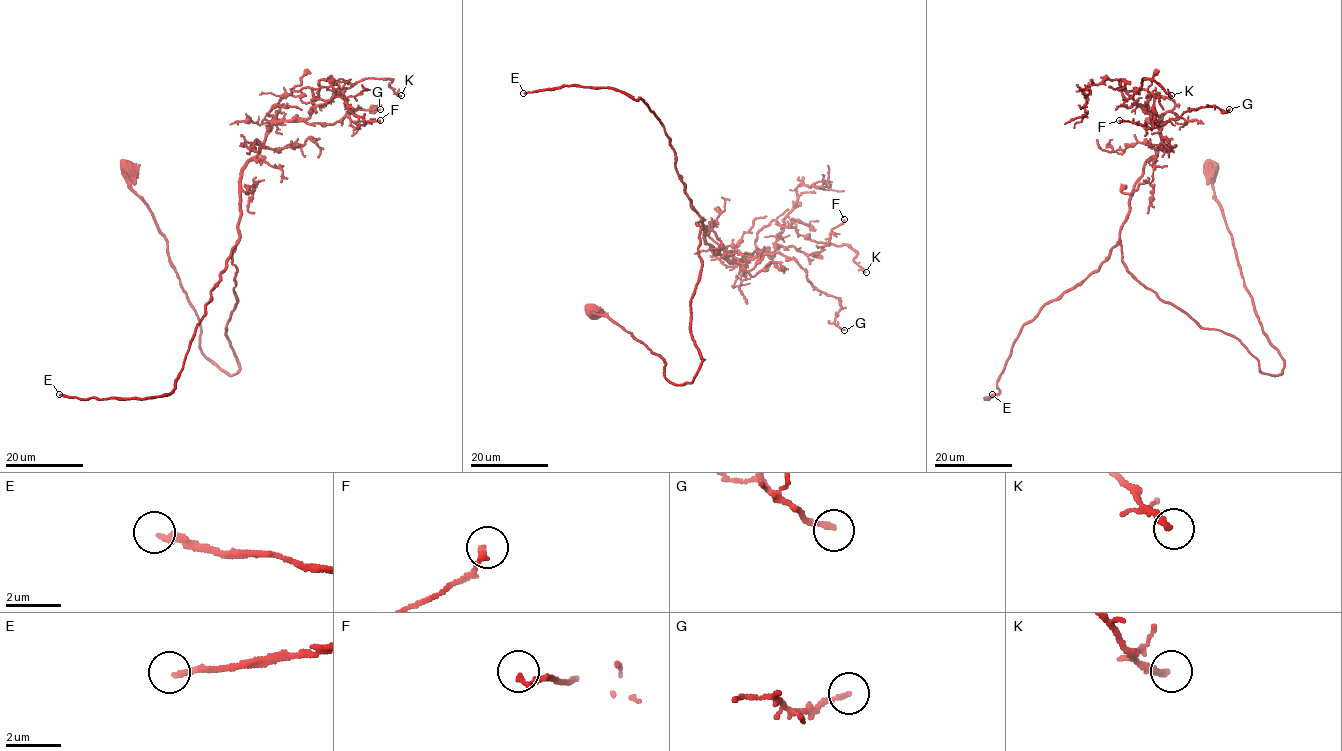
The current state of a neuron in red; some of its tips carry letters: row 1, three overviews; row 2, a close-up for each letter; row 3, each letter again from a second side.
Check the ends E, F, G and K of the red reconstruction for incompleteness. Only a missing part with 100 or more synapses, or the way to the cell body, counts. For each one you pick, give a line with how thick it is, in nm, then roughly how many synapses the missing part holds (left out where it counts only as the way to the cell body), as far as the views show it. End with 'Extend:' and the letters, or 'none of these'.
E: 200 nm thick; about 160 synapses
Extend: E

